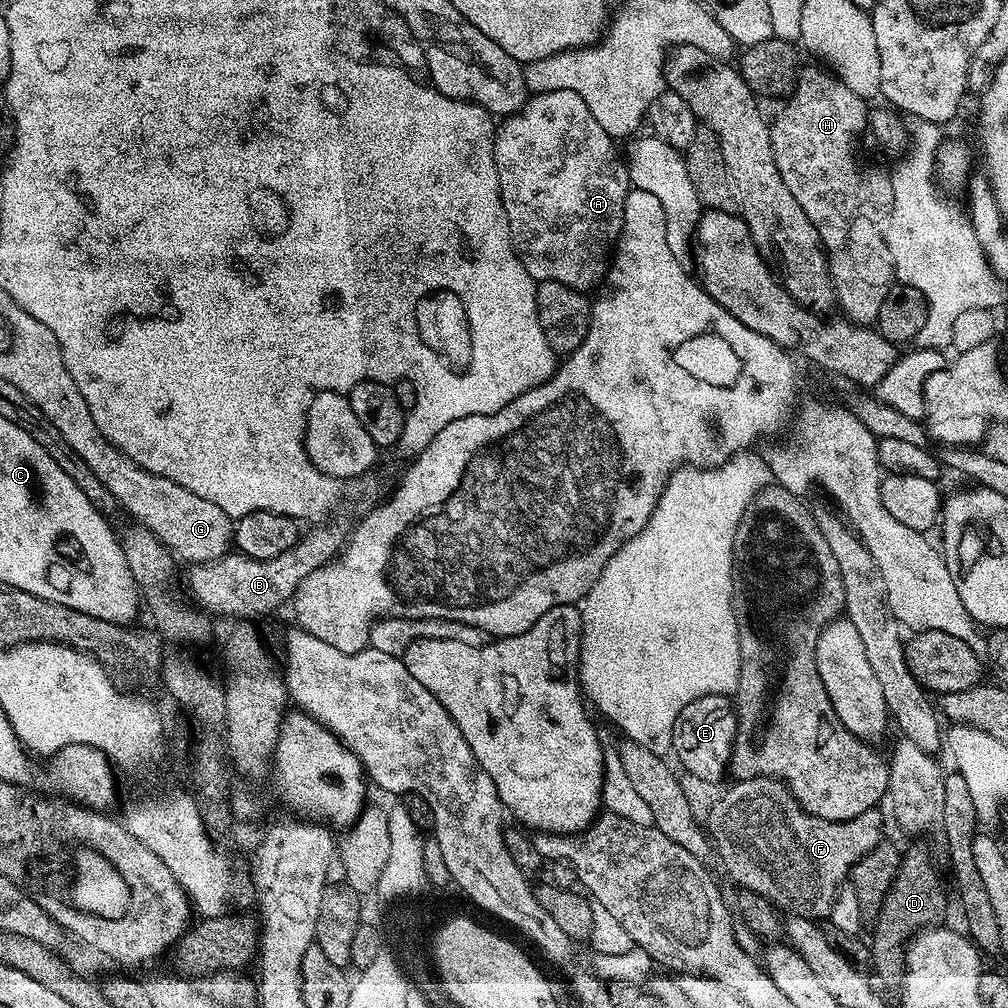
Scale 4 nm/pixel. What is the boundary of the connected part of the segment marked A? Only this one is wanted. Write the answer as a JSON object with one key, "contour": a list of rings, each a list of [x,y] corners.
{"contour":[[[550,90],[538,94],[529,95],[524,107],[513,116],[503,117],[499,121],[494,138],[494,162],[498,170],[498,182],[500,183],[500,197],[502,206],[506,210],[506,218],[510,222],[510,234],[512,244],[516,252],[520,255],[520,260],[524,264],[524,269],[532,275],[533,281],[549,280],[550,282],[562,282],[571,288],[589,290],[595,286],[599,280],[605,279],[610,267],[610,257],[614,252],[614,245],[620,239],[622,230],[622,218],[624,217],[624,199],[628,197],[630,191],[630,181],[628,179],[627,163],[616,153],[613,137],[602,130],[594,115],[590,112],[590,107],[572,90]]]}

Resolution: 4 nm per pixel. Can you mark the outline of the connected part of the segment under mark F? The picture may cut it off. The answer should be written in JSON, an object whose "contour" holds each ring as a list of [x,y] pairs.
{"contour":[[[770,776],[736,780],[733,785],[709,810],[708,824],[706,820],[711,847],[715,855],[716,852],[720,855],[729,878],[740,884],[736,886],[743,891],[769,900],[785,913],[809,918],[827,917],[831,913],[836,891],[851,877],[852,867],[885,839],[884,820],[879,811],[858,814],[858,818],[849,820],[823,820],[804,811],[787,787]]]}

